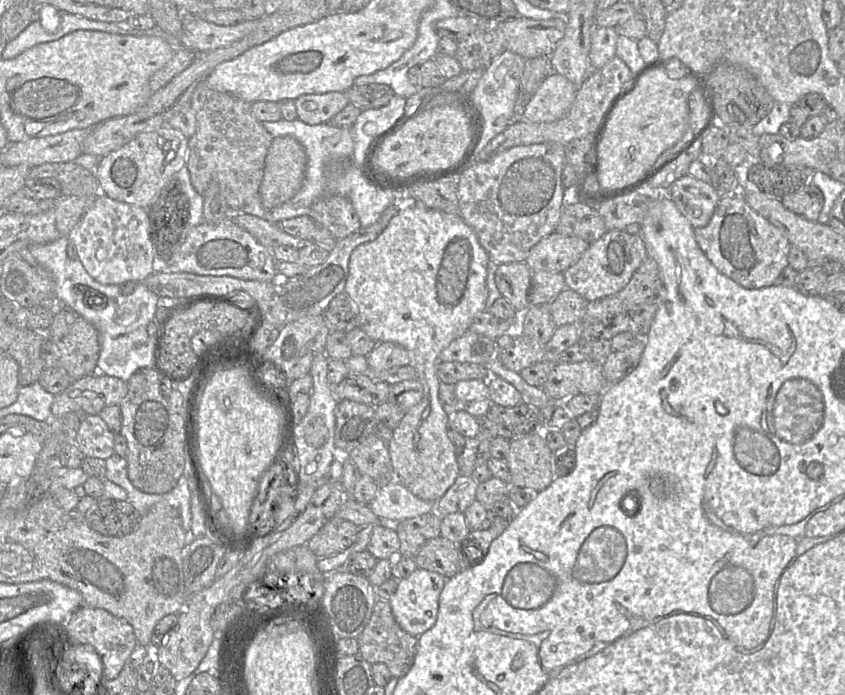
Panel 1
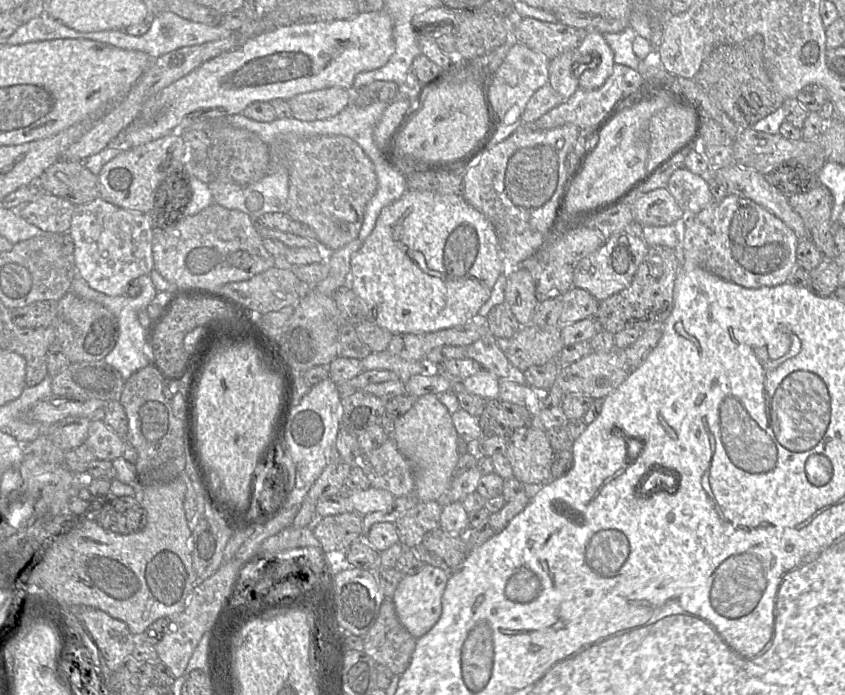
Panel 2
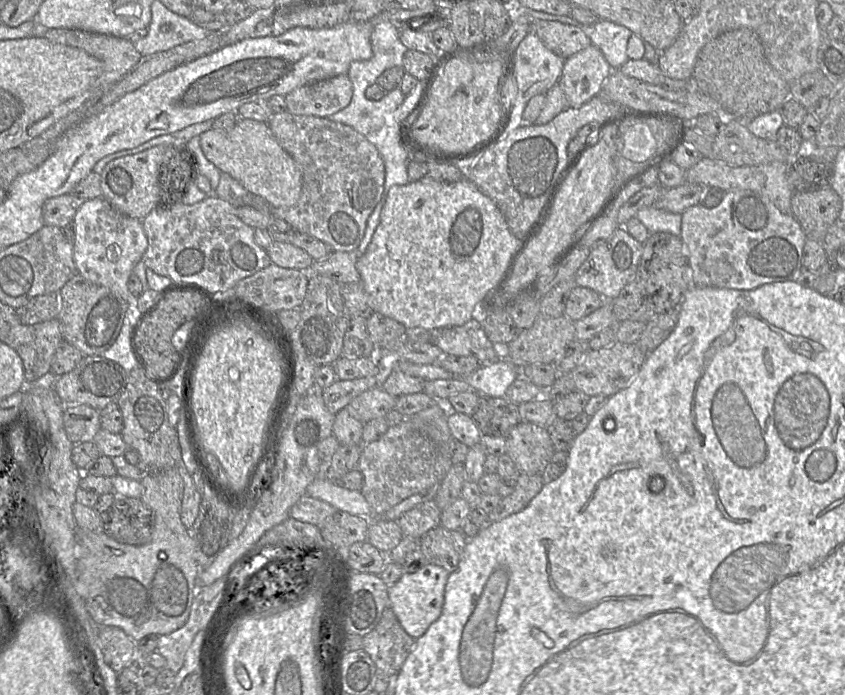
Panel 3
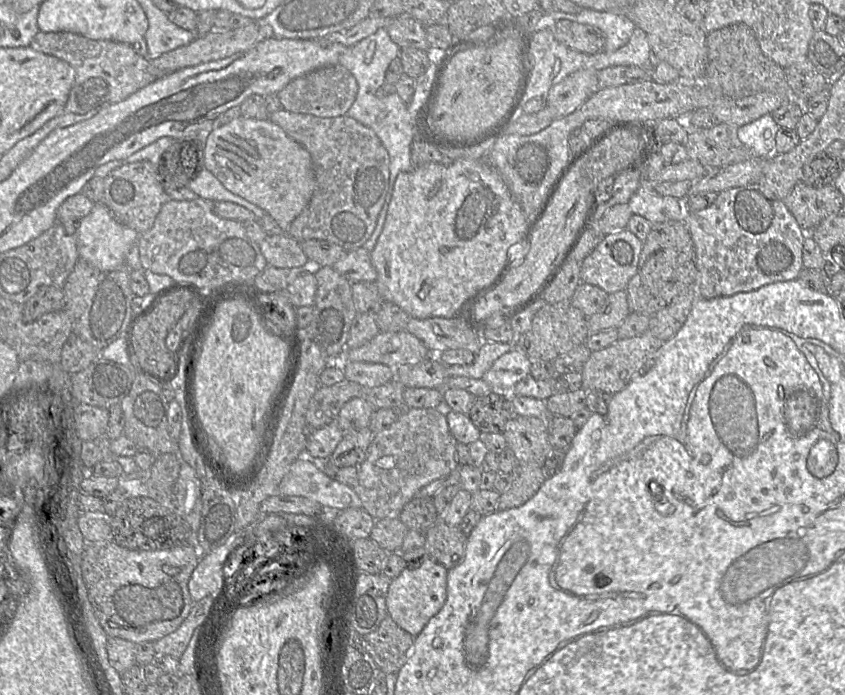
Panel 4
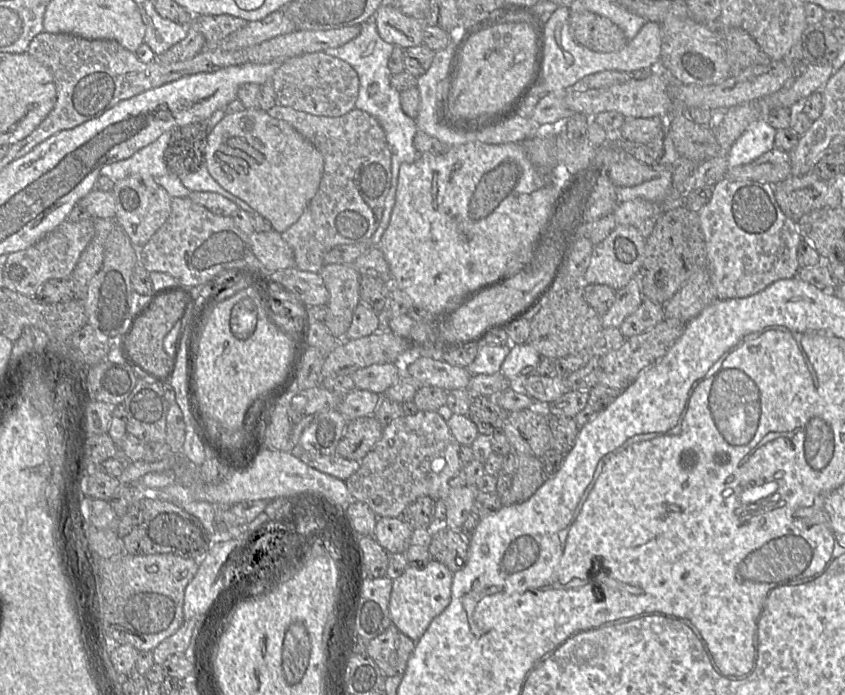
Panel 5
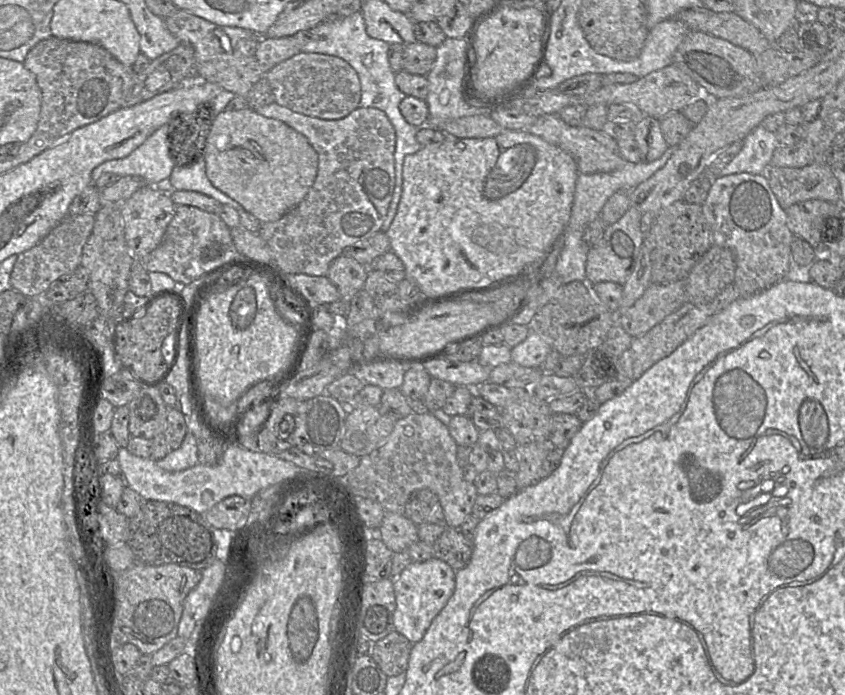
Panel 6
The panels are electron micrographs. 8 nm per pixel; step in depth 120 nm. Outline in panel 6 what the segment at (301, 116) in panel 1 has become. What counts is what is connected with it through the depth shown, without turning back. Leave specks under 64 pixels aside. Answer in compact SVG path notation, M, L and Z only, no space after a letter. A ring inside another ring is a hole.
M301 52L269 70L267 78L275 102L293 112L325 120L341 119L359 107L361 84L357 72L343 59Z

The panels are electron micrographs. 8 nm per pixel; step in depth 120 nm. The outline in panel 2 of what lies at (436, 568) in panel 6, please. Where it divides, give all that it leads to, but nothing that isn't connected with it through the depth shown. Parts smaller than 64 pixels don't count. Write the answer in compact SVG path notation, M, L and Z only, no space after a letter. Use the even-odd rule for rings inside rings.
M423 564L418 573L402 577L391 597L400 623L415 639L424 636L439 620L441 599L448 577L442 569Z

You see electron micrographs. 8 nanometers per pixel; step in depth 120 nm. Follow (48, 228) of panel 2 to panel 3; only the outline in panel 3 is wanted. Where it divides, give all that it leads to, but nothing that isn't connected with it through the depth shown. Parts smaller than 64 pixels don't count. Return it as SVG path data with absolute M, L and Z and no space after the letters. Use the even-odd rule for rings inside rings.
M63 194L47 199L42 207L44 225L63 228L73 221L75 214L84 201L86 200L73 194Z

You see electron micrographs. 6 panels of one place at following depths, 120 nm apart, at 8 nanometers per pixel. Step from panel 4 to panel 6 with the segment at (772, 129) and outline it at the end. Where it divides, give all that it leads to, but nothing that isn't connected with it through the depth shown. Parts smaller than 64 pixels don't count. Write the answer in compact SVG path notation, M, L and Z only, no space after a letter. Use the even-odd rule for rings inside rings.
M762 126L756 127L745 137L741 151L721 170L719 177L740 173L766 174L779 145L775 133Z

